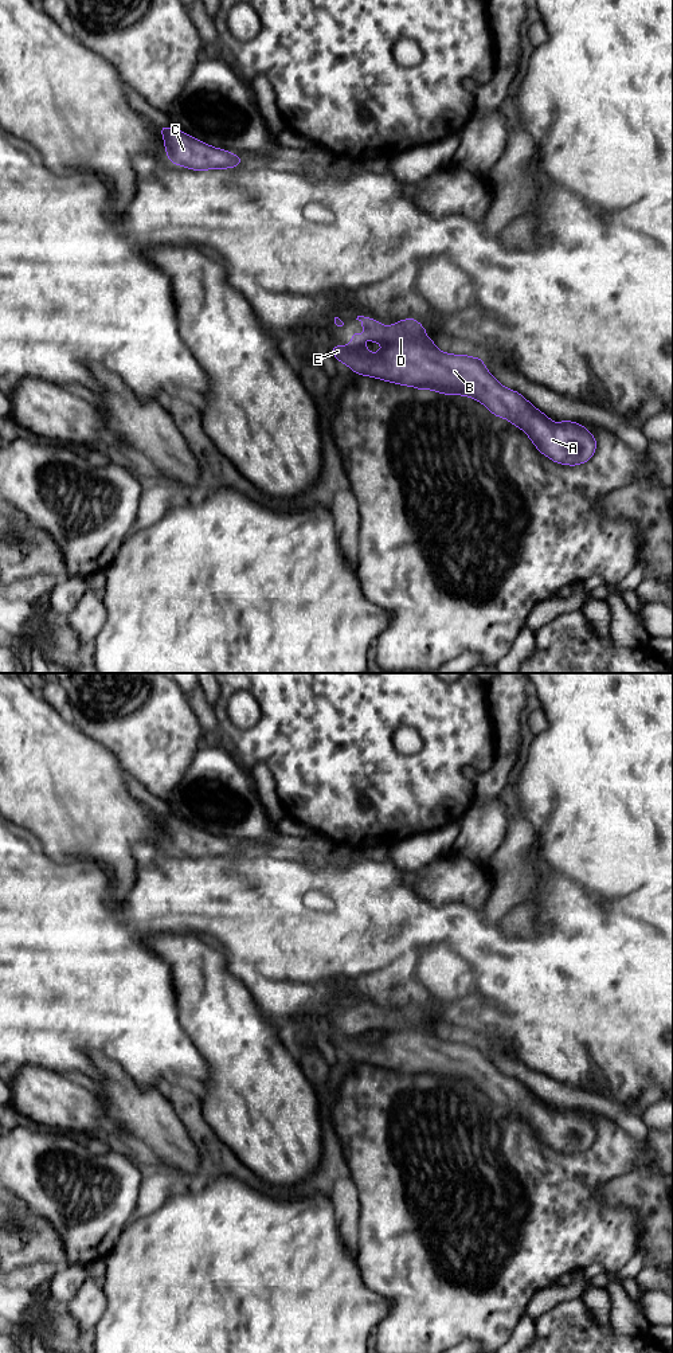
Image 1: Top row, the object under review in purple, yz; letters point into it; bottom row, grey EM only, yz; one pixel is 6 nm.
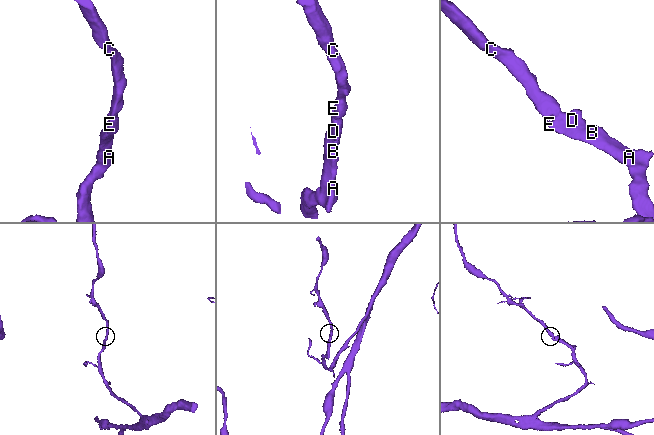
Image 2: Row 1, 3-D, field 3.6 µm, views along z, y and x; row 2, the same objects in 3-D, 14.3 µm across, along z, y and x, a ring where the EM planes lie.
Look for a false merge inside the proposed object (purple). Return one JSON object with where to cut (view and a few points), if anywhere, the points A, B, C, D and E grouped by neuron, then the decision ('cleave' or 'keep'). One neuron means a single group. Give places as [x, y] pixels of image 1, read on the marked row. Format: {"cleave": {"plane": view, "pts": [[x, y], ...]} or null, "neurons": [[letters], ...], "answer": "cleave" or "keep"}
{"cleave": null, "neurons": [["A", "B", "C", "D", "E"]], "answer": "keep"}

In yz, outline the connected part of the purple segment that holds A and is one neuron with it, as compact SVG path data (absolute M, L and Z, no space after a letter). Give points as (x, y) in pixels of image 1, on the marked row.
M364 316L356 320L369 341L382 343L383 348L376 353L367 351L357 331L347 347L332 347L337 361L353 372L418 390L473 398L493 415L520 427L536 449L556 464L575 466L594 455L596 439L584 426L571 421L552 422L521 394L500 384L482 359L439 351L418 320L406 318L390 326Z

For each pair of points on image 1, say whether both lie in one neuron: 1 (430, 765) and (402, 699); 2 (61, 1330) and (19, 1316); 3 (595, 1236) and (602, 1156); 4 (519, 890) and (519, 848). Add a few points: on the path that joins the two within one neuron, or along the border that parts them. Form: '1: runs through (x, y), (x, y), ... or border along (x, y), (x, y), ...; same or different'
1: runs through (430, 749), (430, 727), (418, 715); same
2: runs through (50, 1320), (46, 1316), (30, 1316); same
3: runs through (586, 1216), (586, 1176); same
4: runs through (519, 879), (519, 859); same

